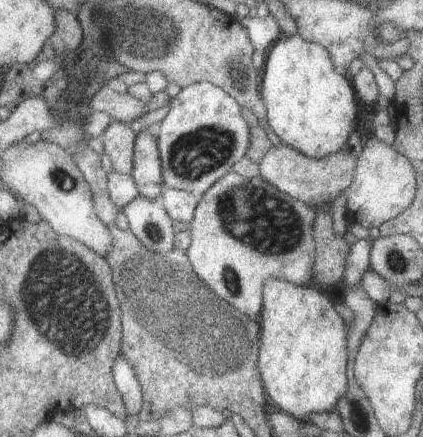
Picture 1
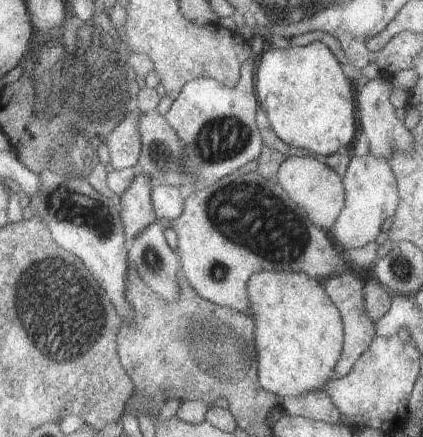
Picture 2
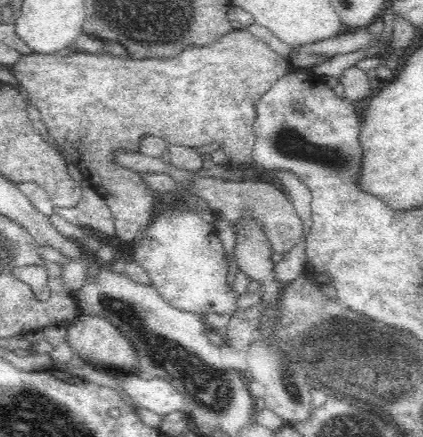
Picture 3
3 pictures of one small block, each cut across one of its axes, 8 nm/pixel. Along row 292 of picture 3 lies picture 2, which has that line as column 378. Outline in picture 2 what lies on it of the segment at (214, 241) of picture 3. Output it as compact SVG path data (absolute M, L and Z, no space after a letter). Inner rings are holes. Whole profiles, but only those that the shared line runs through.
M369 154L363 158L351 156L347 164L347 172L343 176L343 188L345 188L345 206L329 232L335 238L337 248L347 252L347 250L359 250L369 242L375 242L375 238L379 236L381 224L387 218L391 218L397 210L399 192L397 192L397 180L389 162Z

